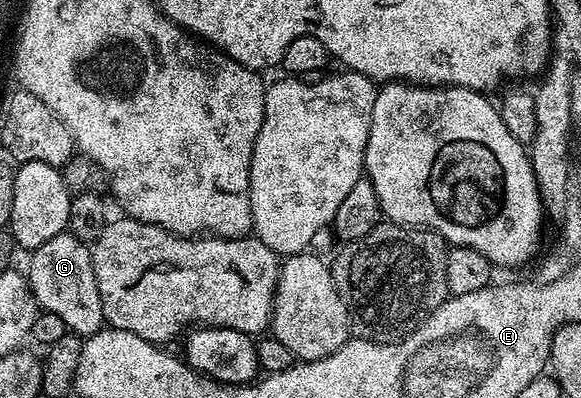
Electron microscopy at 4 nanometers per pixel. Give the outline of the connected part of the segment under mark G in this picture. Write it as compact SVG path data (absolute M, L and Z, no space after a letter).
M65 232L46 240L46 244L31 251L26 269L28 286L36 297L36 305L41 311L58 316L65 331L89 338L105 325L102 312L102 296L98 296L98 280L94 276L92 251L89 243L78 240L70 232Z

